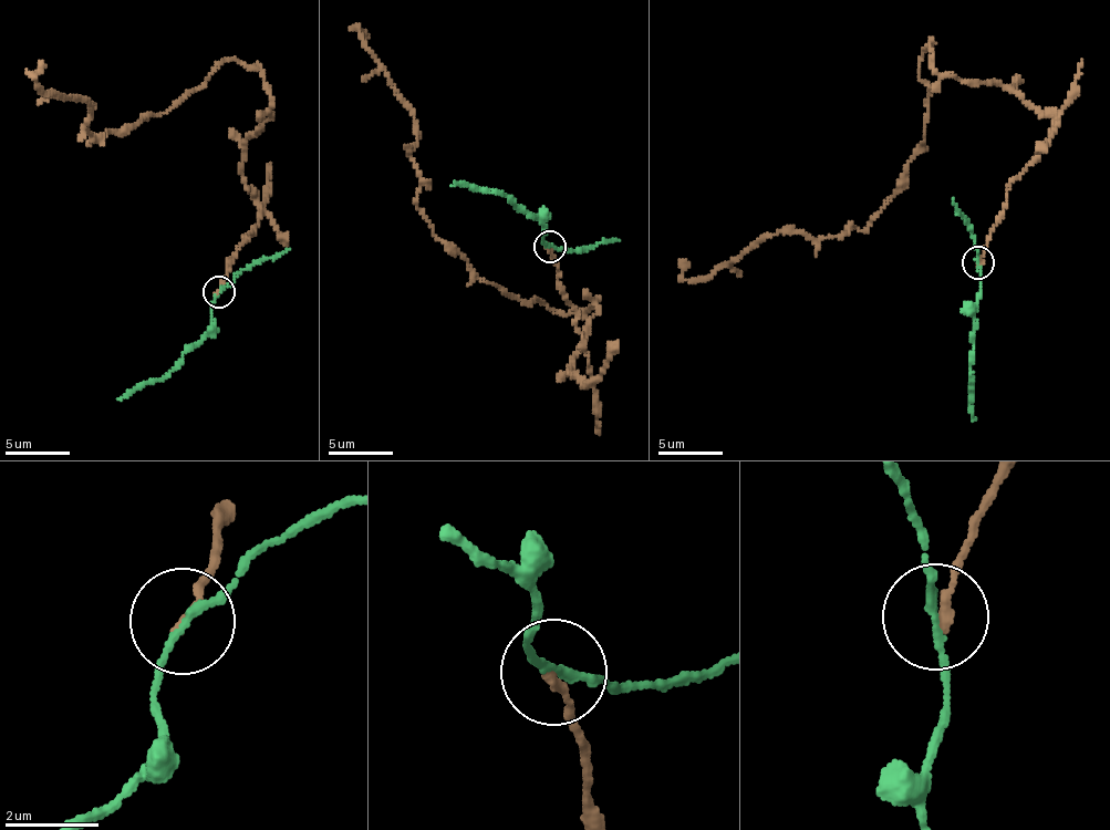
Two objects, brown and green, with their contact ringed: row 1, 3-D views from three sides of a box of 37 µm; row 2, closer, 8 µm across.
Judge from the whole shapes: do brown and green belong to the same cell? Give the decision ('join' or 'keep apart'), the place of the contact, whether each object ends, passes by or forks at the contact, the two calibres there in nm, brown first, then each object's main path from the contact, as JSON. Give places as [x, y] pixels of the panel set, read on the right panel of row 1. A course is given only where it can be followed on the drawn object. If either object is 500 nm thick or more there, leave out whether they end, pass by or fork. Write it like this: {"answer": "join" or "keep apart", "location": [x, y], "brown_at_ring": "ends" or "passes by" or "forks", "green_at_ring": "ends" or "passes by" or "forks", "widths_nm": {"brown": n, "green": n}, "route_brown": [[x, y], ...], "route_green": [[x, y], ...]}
{"answer": "keep apart", "location": [978, 262], "brown_at_ring": "ends", "green_at_ring": "passes by", "widths_nm": {"brown": 190, "green": 160}, "route_brown": [[977, 263], [1056, 116], [943, 76], [926, 47], [924, 137], [861, 230], [765, 235], [705, 277], [680, 259]], "route_green": [[977, 263], [981, 278], [968, 408], [975, 419]]}

